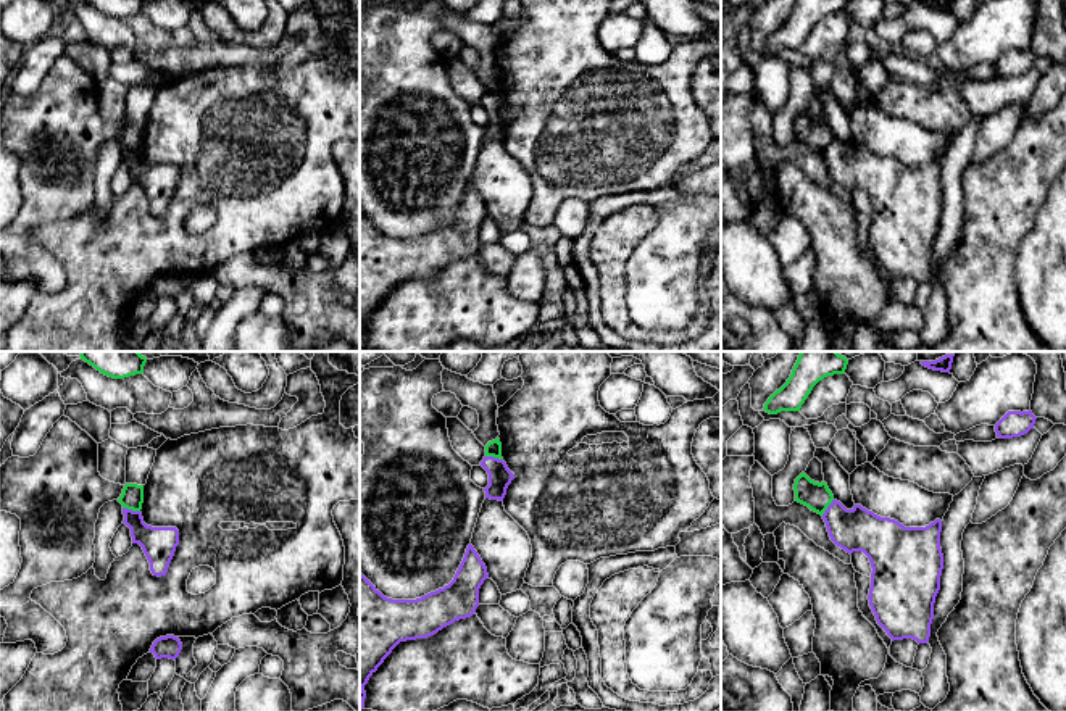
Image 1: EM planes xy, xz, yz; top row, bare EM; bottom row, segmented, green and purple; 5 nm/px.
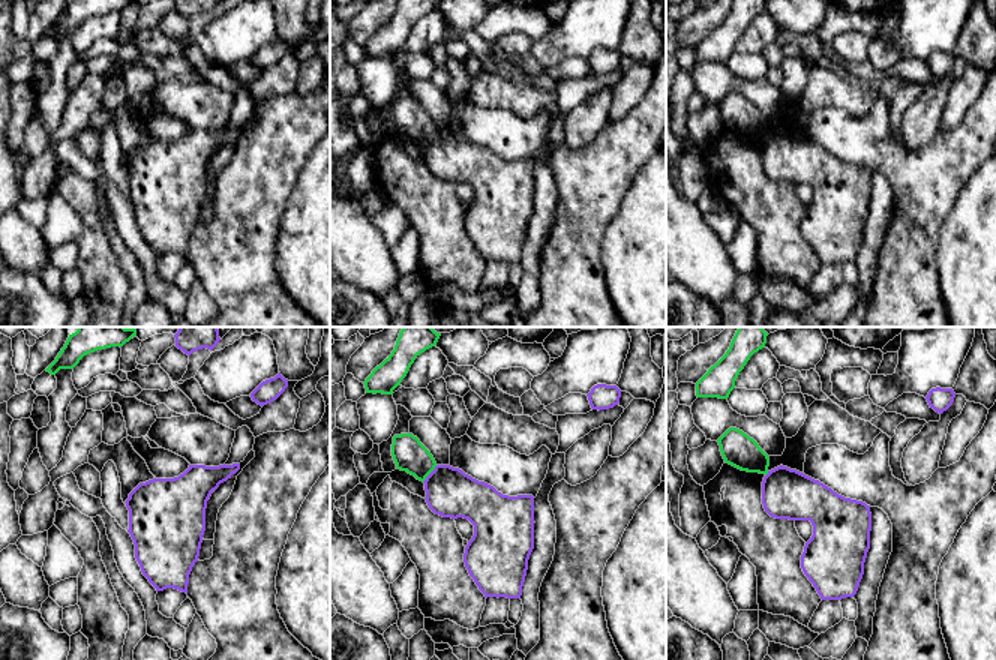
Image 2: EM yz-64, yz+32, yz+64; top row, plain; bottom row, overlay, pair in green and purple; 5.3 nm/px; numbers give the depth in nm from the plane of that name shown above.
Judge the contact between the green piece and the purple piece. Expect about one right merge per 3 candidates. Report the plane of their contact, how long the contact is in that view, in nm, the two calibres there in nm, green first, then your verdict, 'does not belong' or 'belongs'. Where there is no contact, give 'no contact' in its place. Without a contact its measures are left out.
contact in xy; length 90 nm; calibres 110 and 170 nm; belongs

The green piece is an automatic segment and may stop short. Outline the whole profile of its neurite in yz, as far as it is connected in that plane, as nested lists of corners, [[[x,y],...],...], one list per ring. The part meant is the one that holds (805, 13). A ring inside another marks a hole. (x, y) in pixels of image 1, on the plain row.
[[[797,0],[787,21],[764,42],[764,50],[800,50],[813,26],[827,15],[843,13],[848,0]]]

